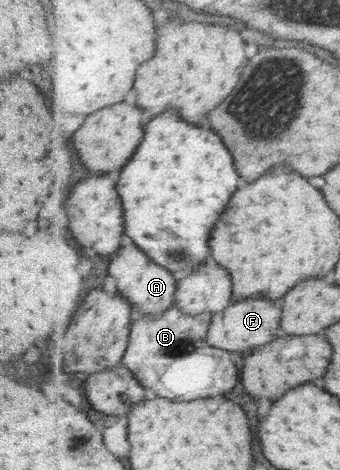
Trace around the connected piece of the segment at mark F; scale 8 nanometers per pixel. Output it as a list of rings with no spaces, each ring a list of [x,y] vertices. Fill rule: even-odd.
[[[235,301],[231,303],[230,309],[218,311],[214,315],[213,325],[209,333],[209,341],[220,349],[228,351],[240,351],[243,354],[248,351],[268,345],[283,335],[283,307],[276,305],[274,301]]]

